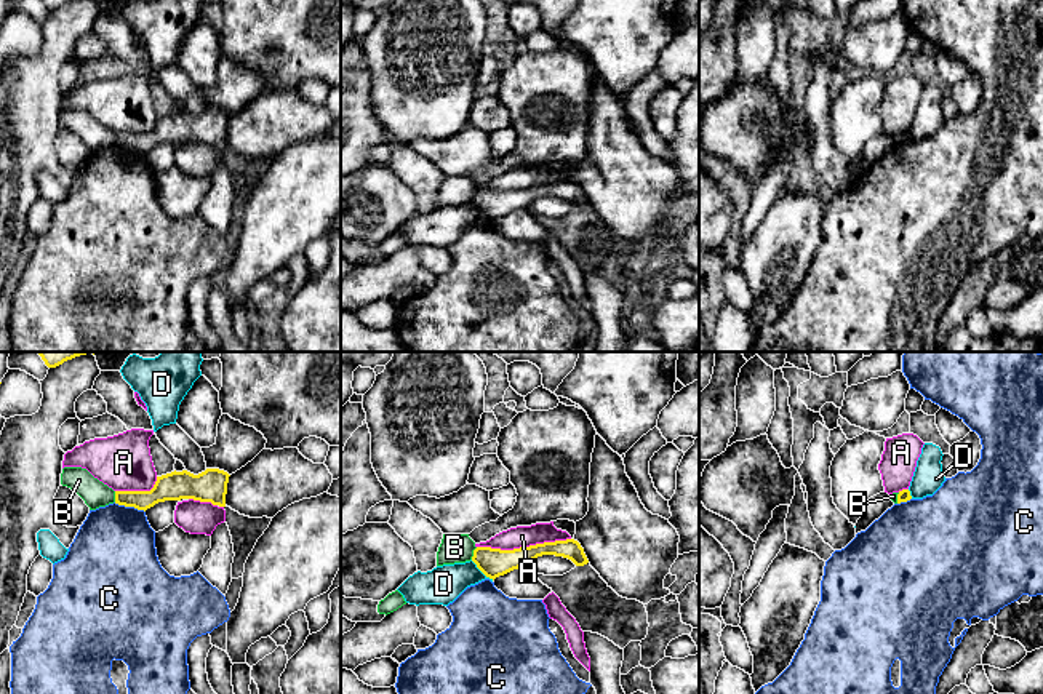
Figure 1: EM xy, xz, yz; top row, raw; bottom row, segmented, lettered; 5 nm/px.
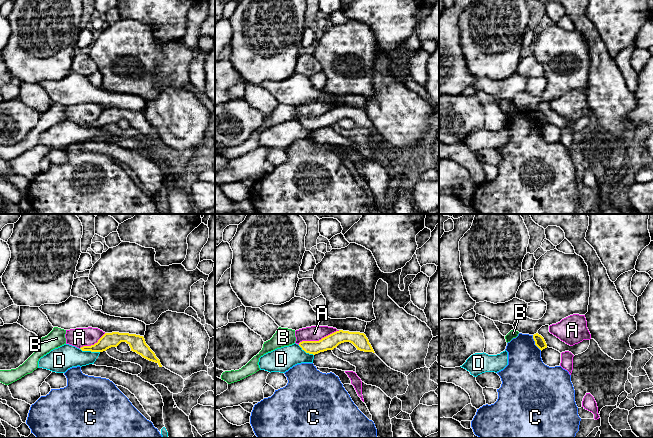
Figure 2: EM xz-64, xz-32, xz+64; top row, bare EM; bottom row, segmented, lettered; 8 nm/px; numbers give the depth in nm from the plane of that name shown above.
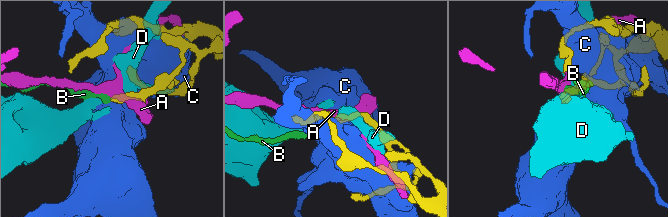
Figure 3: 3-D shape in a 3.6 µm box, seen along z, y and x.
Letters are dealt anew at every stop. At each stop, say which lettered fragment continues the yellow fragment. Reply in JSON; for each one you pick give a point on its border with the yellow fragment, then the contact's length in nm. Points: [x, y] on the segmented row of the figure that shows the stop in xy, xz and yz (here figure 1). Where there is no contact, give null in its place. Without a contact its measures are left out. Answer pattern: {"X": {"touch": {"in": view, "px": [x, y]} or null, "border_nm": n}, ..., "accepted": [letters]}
{"accepted": []}

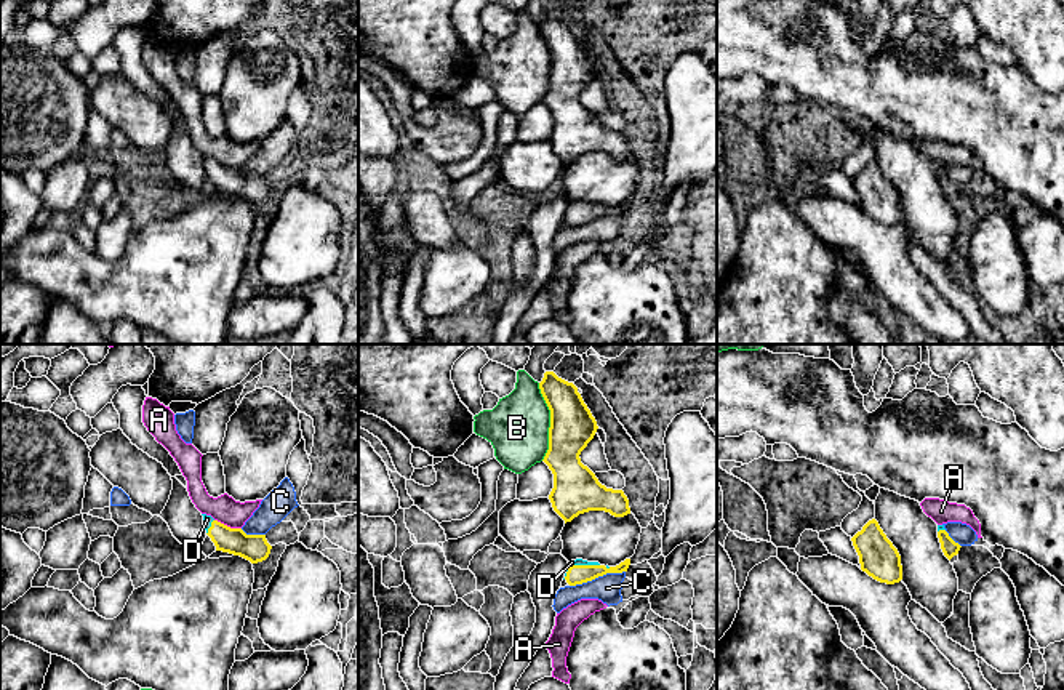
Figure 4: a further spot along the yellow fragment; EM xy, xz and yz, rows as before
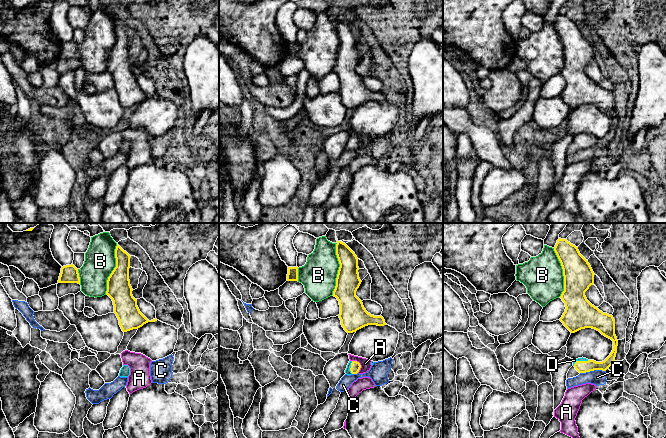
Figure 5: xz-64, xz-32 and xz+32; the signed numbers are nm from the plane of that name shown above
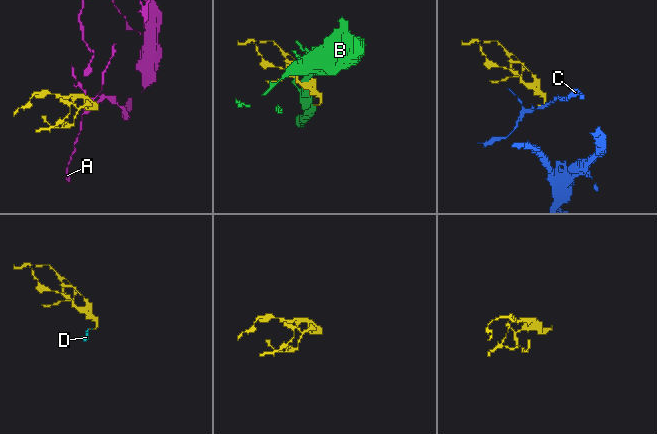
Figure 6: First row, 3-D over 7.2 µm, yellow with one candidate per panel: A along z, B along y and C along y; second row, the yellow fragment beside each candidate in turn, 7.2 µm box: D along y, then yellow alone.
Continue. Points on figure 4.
{"D": {"touch": {"in": "xz", "px": [578, 565]}, "border_nm": 200}, "accepted": ["D"]}

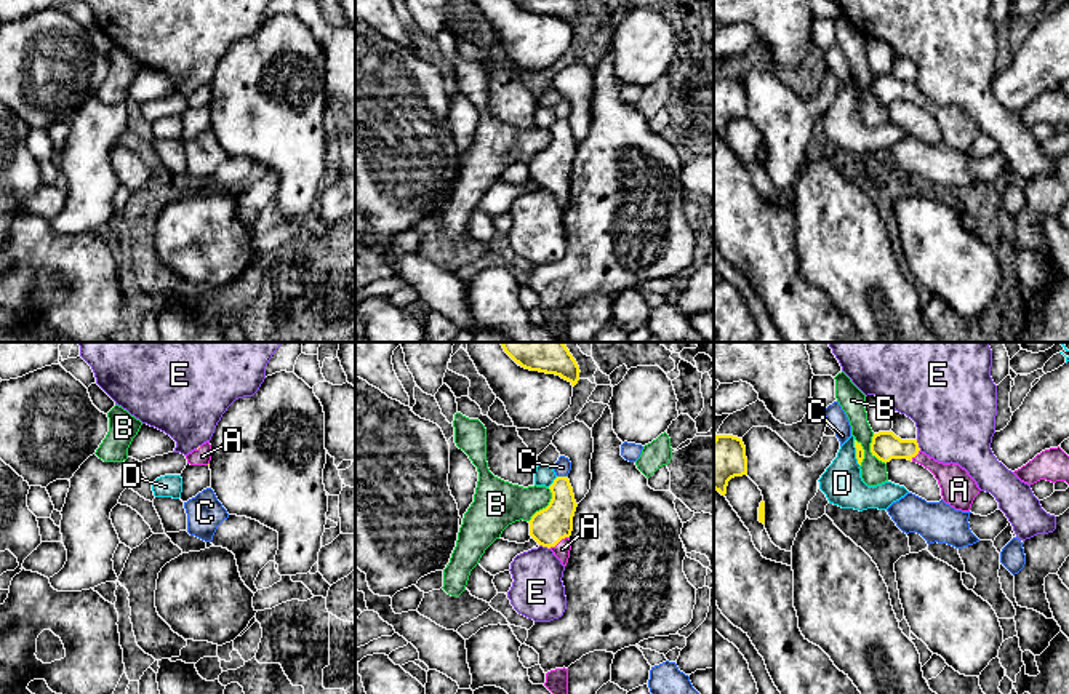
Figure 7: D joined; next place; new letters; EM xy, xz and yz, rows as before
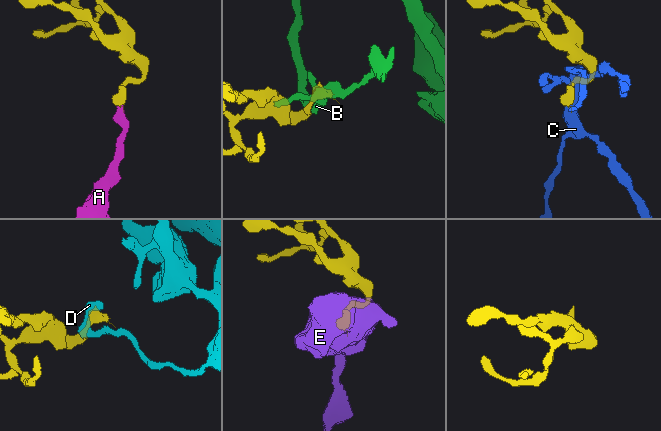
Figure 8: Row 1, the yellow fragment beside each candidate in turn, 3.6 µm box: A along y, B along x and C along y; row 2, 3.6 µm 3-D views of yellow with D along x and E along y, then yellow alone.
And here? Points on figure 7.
{"A": {"touch": {"in": "xz", "px": [559, 541]}, "border_nm": 120}, "accepted": ["A"]}

